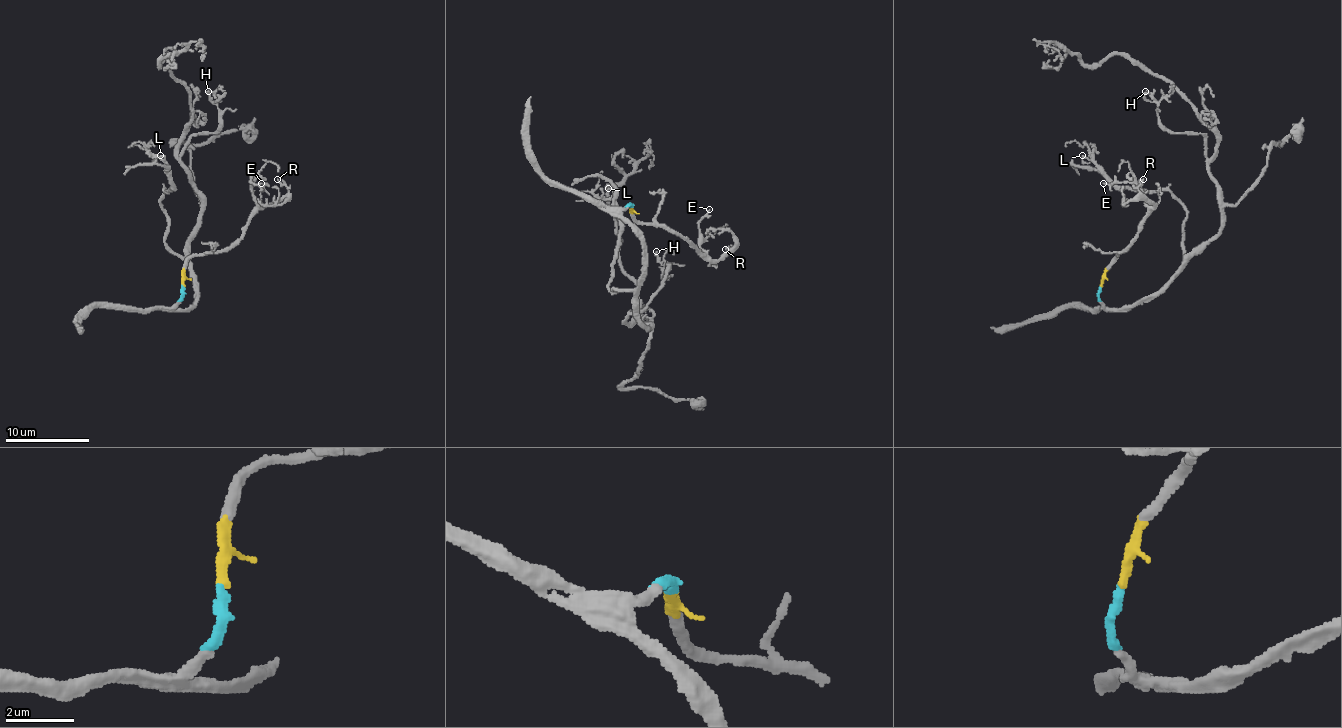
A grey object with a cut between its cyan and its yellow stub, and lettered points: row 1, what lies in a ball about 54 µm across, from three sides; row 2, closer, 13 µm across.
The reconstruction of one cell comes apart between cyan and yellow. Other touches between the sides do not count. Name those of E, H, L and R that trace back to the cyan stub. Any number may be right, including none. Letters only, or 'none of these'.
H, L

